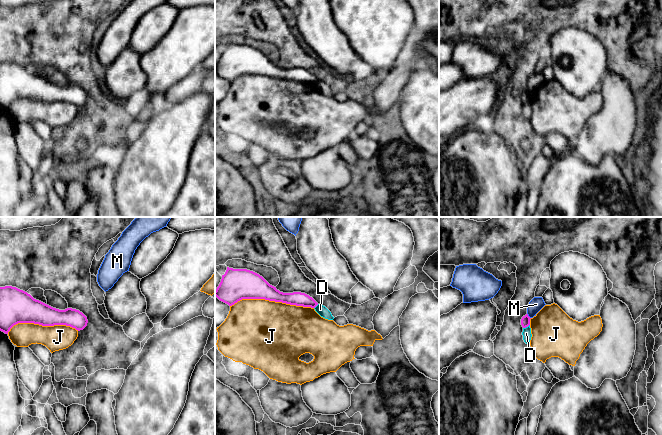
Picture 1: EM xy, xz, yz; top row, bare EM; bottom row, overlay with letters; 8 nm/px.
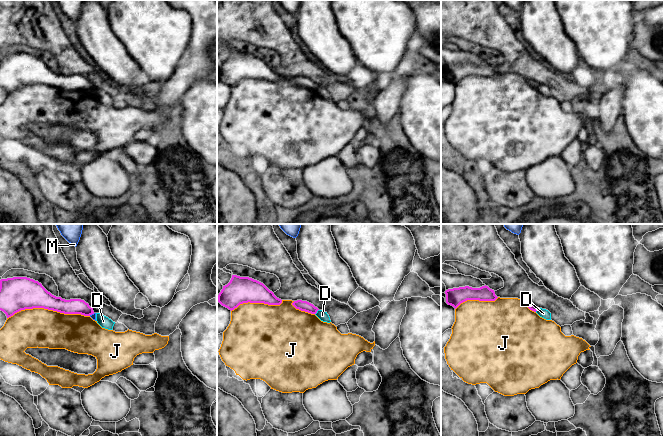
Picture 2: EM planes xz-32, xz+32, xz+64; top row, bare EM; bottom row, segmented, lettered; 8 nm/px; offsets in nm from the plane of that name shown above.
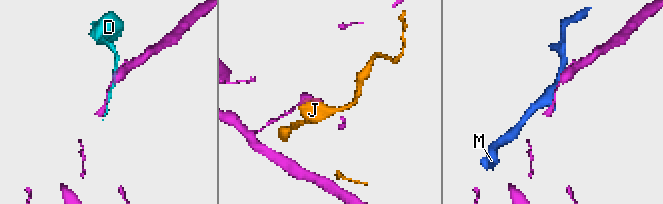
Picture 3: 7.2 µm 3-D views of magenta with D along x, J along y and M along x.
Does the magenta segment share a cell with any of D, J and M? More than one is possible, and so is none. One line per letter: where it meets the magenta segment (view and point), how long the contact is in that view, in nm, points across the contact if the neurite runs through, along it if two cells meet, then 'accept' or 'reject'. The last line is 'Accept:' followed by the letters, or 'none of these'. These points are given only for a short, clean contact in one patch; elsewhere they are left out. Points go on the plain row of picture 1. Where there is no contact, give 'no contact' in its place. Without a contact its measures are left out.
D: meets magenta in yz at (526, 102); contact 70 nm long; border along yz (529, 100), (523, 104); reject
J: meets magenta in xz at (272, 76); contact 650 nm long; reject
M: meets magenta in yz at (528, 92); contact 50 nm long; border along yz (527, 89), (530, 94); reject
Accept: none of these

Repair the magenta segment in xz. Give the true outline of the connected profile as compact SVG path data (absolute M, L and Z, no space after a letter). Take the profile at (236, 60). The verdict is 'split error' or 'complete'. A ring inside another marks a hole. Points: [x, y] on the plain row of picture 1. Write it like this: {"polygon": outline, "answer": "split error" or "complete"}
{"polygon": "M227 43L215 72L229 82L242 75L265 75L290 81L315 84L318 79L301 68L283 69L270 61L259 50L247 45Z", "answer": "complete"}

